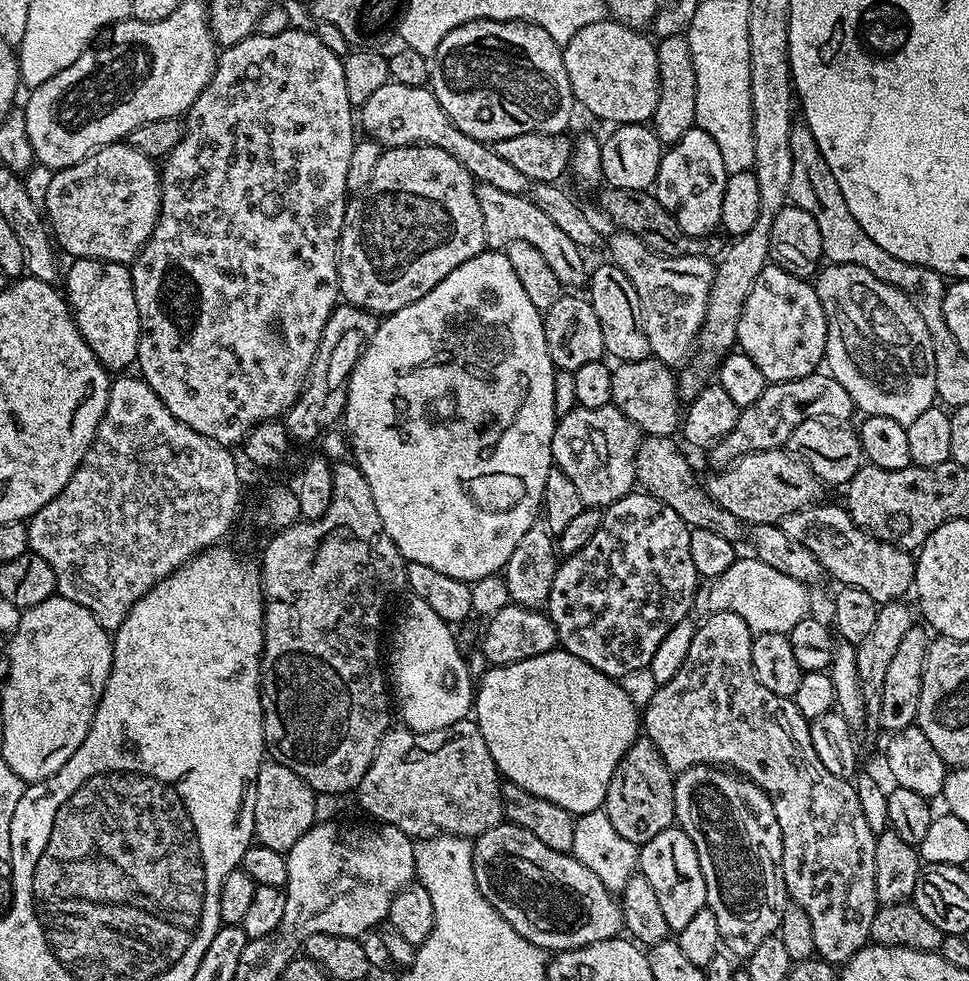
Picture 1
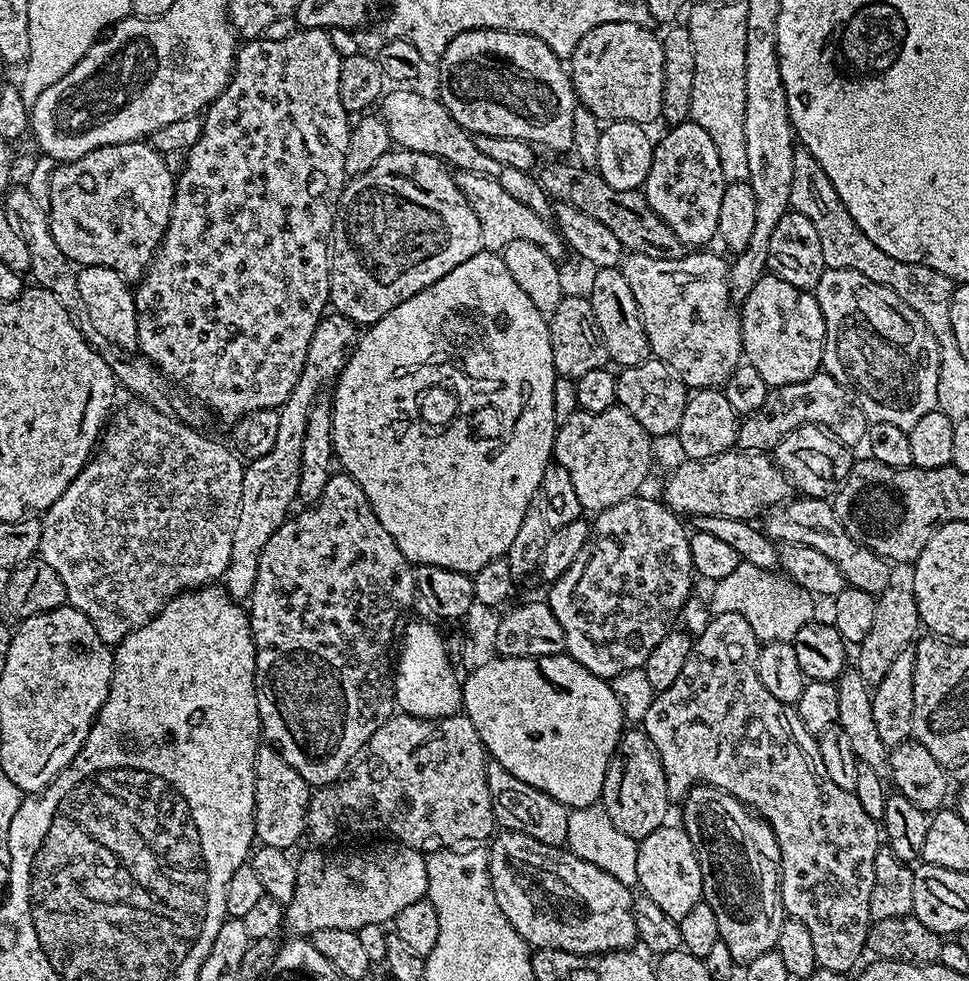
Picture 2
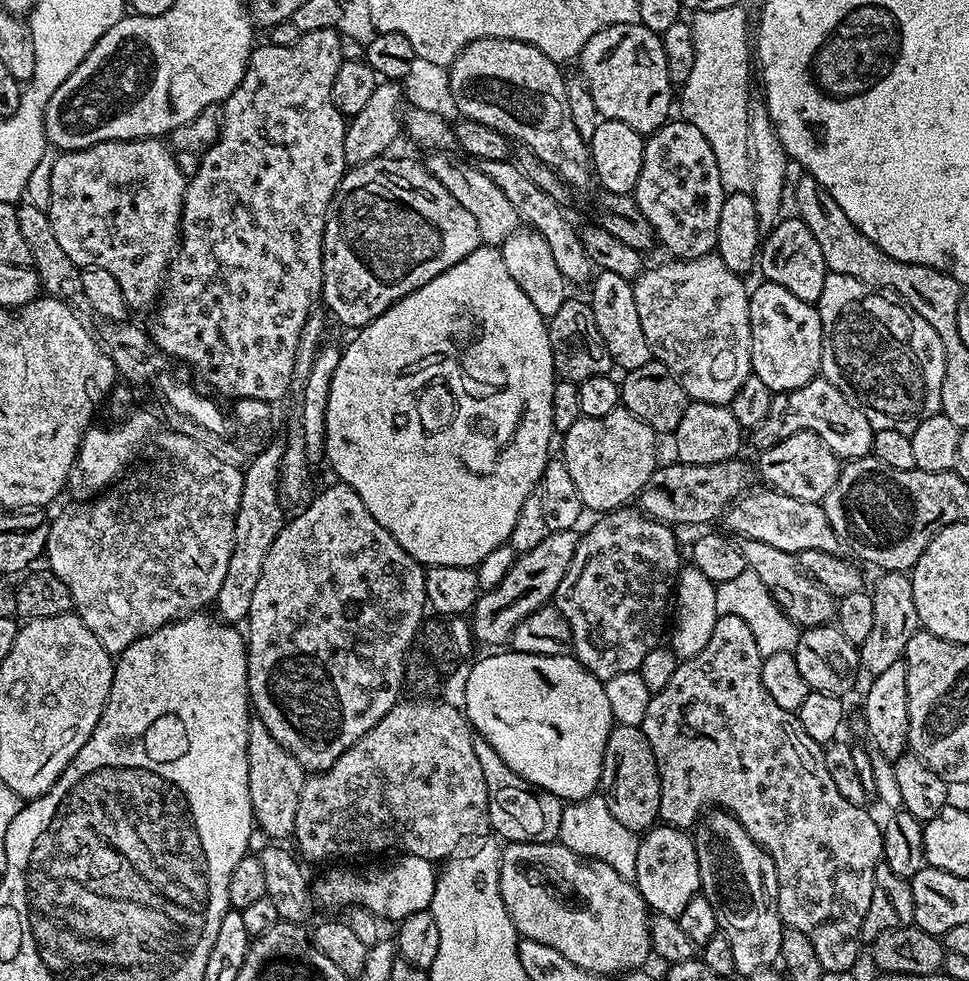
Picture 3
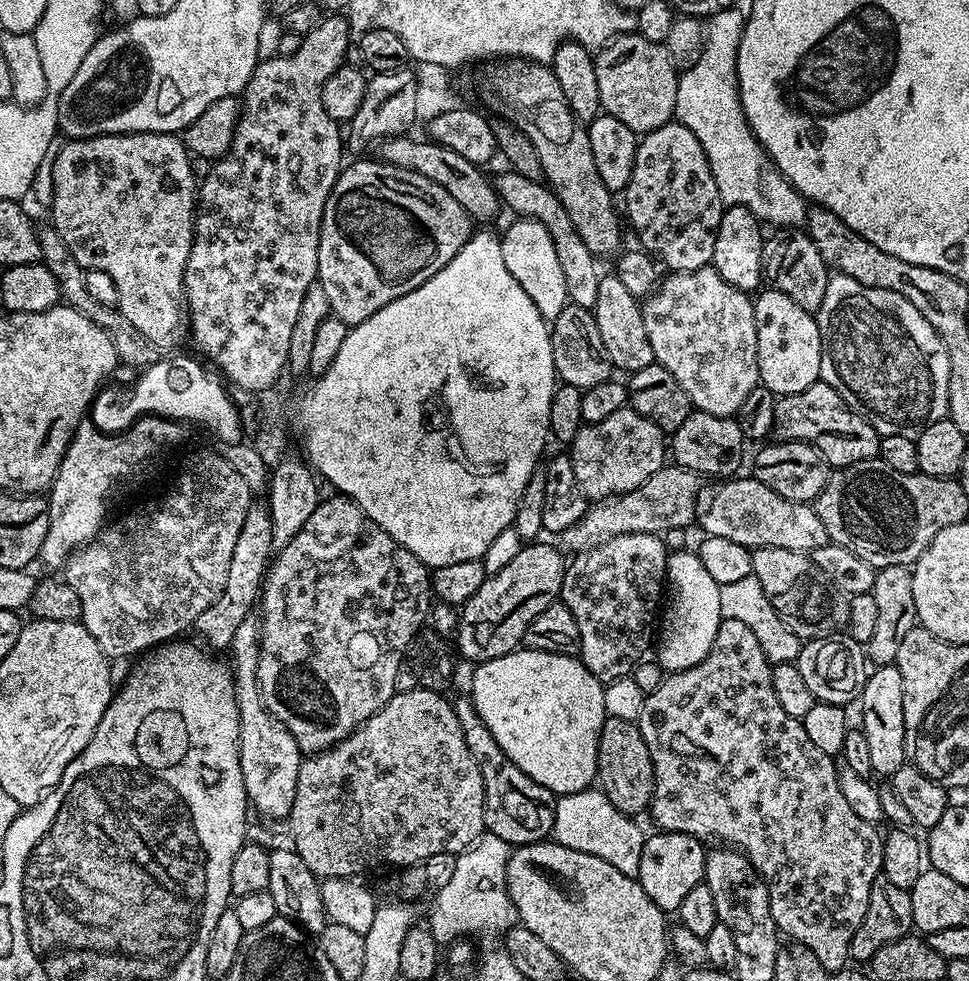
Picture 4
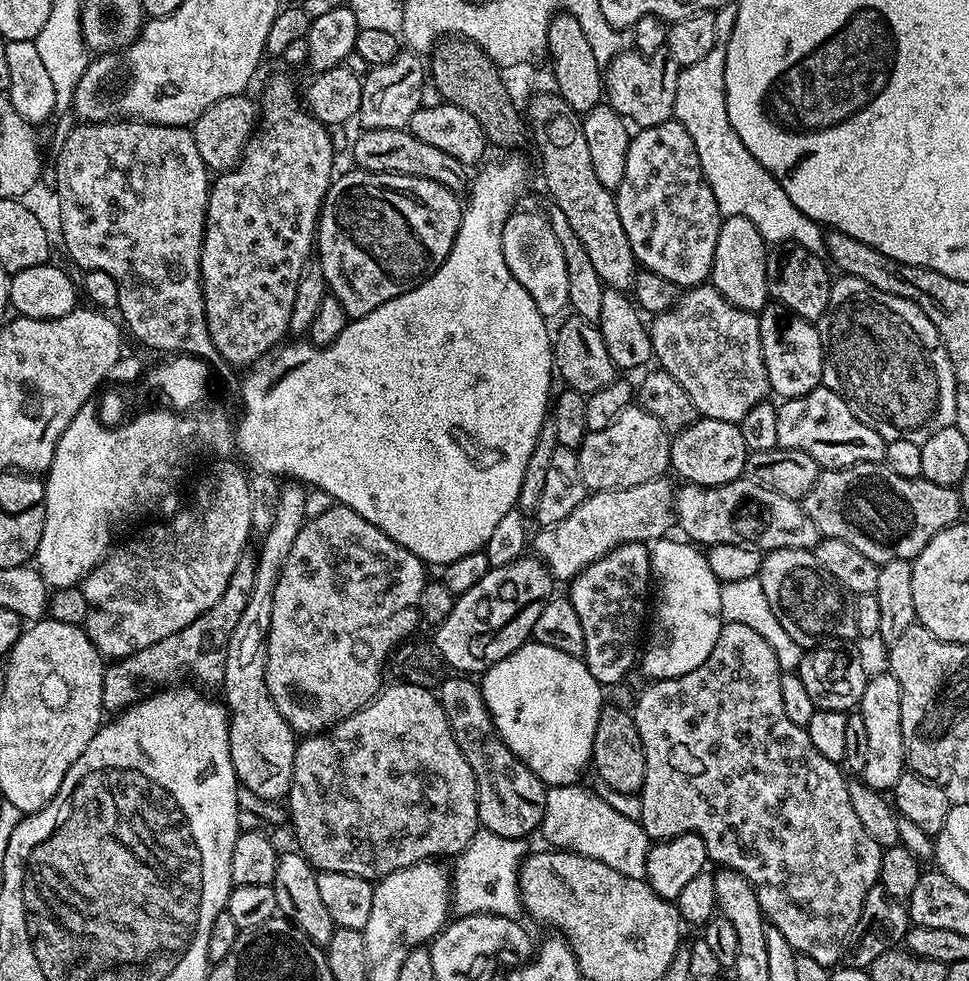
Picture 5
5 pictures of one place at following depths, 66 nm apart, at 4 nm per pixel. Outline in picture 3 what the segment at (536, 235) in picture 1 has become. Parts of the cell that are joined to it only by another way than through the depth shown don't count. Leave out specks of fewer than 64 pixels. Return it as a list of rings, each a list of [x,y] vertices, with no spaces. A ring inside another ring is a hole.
[[[429,151],[427,156],[426,163],[432,176],[438,178],[438,182],[454,194],[458,206],[464,207],[474,217],[474,222],[478,222],[478,234],[485,245],[499,246],[511,232],[521,227],[522,219],[518,210],[514,210],[513,203],[502,194],[502,190],[498,190],[498,186],[494,186],[494,182],[490,182],[490,178],[486,178],[486,174],[482,174],[482,170],[476,168],[475,163],[455,151]]]

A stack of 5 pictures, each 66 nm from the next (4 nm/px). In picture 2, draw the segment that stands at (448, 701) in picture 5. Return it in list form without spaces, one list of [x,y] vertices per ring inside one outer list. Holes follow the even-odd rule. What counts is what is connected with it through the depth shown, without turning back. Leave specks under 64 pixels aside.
[[[489,759],[486,782],[490,786],[496,823],[501,829],[521,832],[555,848],[567,845],[567,818],[570,812],[557,800],[550,798],[550,794],[530,786],[530,782],[522,782],[522,778],[514,778],[514,774],[506,770],[506,766],[502,766],[494,759]]]

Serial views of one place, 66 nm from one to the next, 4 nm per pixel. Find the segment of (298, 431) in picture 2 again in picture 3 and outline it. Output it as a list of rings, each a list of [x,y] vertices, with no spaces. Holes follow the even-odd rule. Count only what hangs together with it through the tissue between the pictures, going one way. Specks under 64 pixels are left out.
[[[276,443],[267,444],[257,456],[251,457],[243,469],[242,502],[238,506],[234,522],[234,546],[230,554],[230,566],[226,566],[222,590],[218,590],[214,601],[219,619],[233,626],[247,621],[254,589],[258,587],[258,578],[262,578],[262,562],[266,562],[266,554],[270,551],[274,538],[278,538],[280,529],[286,523],[285,505],[280,494],[280,463],[284,457],[284,444]]]

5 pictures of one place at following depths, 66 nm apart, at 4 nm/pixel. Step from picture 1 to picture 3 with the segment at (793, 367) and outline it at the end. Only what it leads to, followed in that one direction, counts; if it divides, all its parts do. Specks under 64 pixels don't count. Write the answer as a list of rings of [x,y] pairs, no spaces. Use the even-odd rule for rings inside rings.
[[[760,282],[757,288],[751,289],[748,297],[750,306],[750,346],[752,347],[752,375],[762,378],[766,386],[770,386],[772,393],[789,392],[806,386],[806,382],[817,379],[820,372],[822,358],[822,322],[820,310],[816,304],[802,302],[802,298],[790,294],[786,286],[778,286],[767,282]]]

